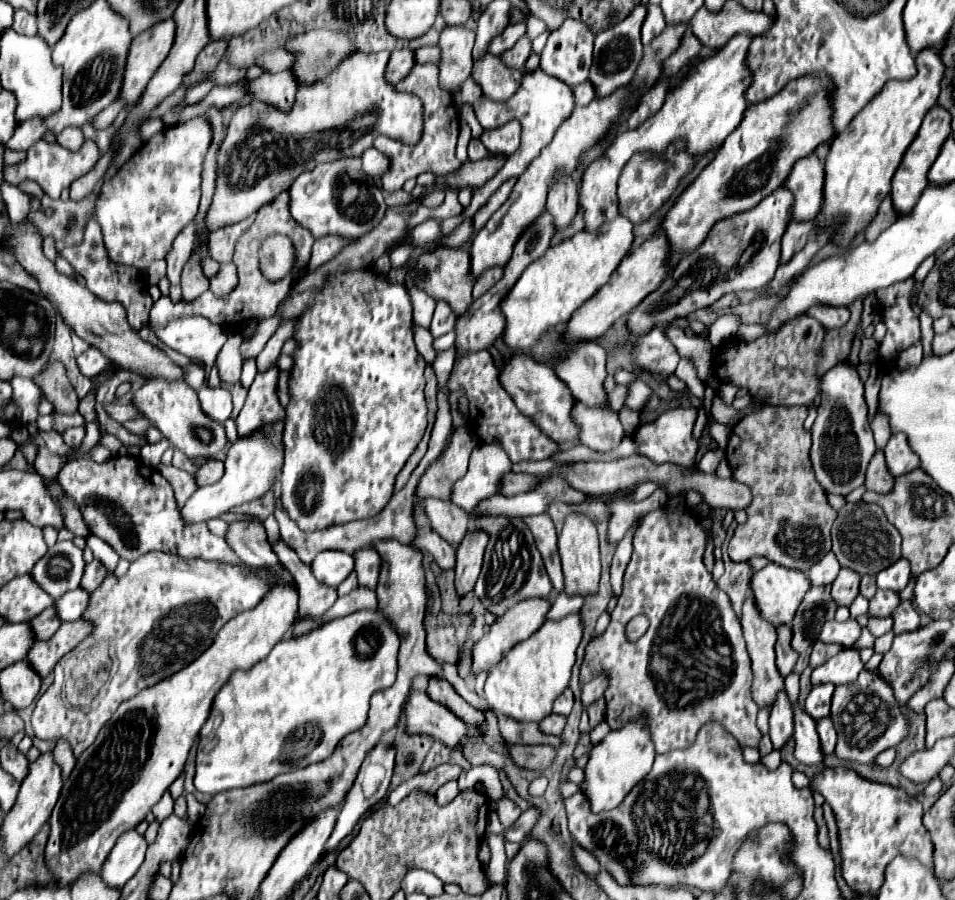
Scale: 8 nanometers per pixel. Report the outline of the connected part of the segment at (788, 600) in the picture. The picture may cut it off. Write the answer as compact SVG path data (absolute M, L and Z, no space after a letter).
M769 562L765 568L761 568L759 572L753 572L751 574L751 580L749 580L749 588L751 588L751 594L753 594L753 600L757 604L757 610L761 612L761 618L771 622L773 626L781 626L781 624L791 624L805 592L809 590L809 578L803 574L803 572L797 572L797 570L787 570L787 568L781 568L773 562Z

